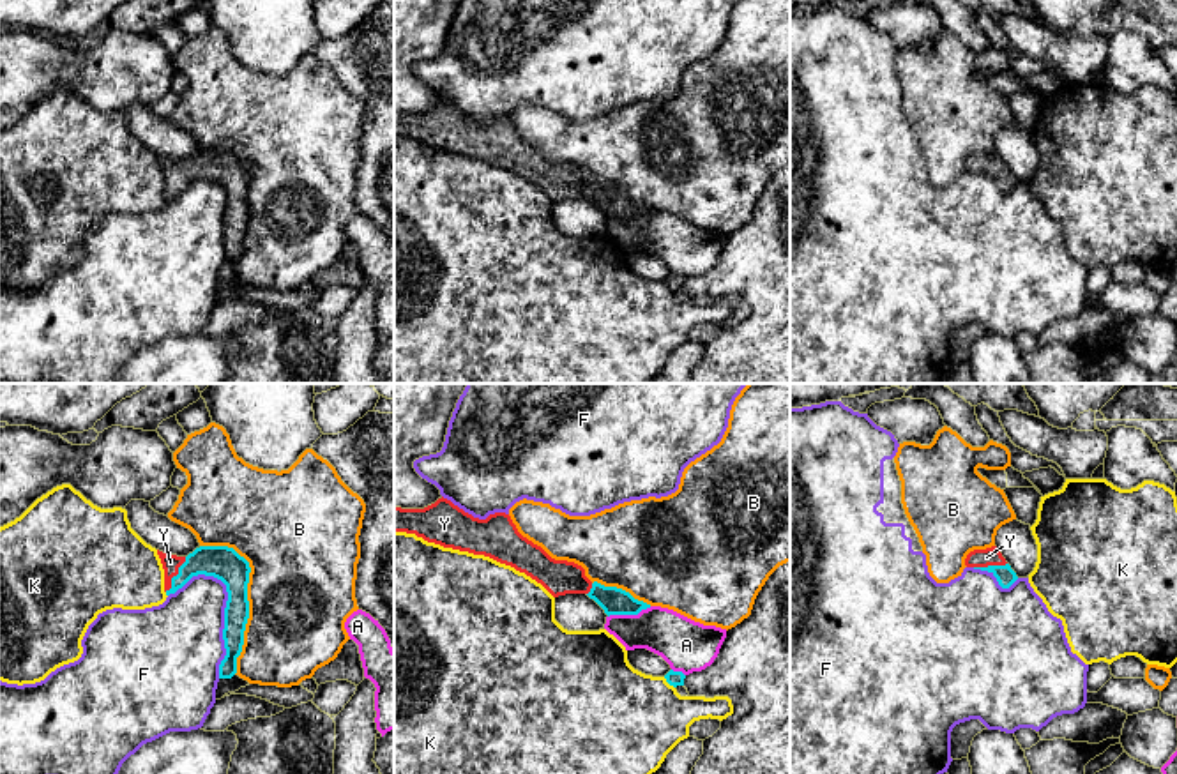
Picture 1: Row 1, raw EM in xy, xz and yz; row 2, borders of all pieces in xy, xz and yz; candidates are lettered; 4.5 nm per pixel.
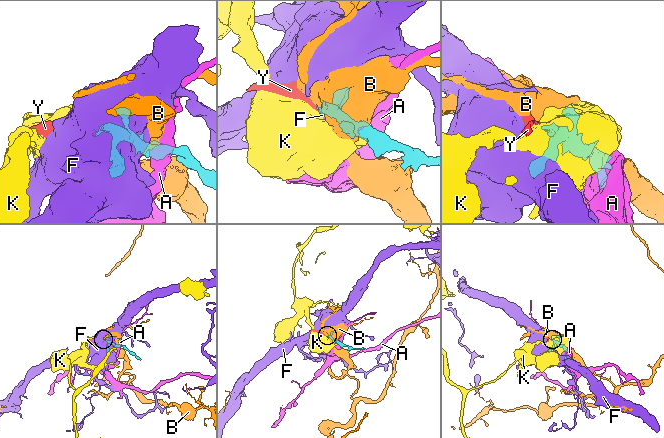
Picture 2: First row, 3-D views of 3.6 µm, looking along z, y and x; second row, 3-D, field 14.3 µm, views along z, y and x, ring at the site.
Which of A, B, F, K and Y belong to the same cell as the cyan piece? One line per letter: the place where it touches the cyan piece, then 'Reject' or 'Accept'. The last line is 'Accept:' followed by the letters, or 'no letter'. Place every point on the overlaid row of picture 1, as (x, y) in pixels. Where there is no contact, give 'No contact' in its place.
A: Touches cyan at xz (630, 614). Reject
B: Touches cyan at xy (246, 594). Reject
F: Touches cyan at xy (225, 619). Reject
K: Touches cyan at xz (668, 682). Reject
Y: Touches cyan at xy (177, 575). Accept
Accept: Y

